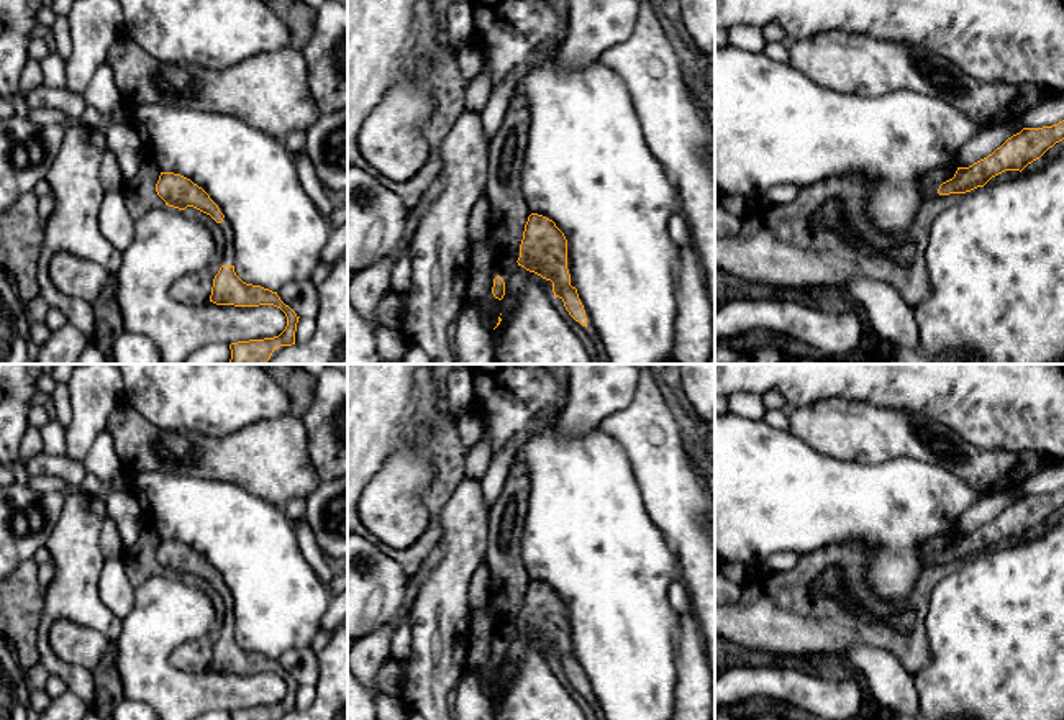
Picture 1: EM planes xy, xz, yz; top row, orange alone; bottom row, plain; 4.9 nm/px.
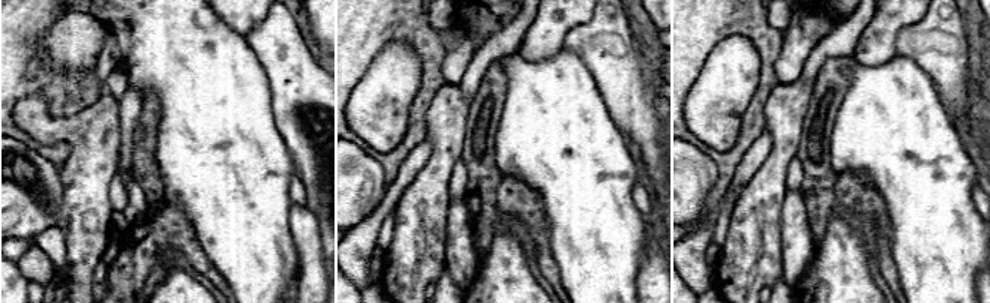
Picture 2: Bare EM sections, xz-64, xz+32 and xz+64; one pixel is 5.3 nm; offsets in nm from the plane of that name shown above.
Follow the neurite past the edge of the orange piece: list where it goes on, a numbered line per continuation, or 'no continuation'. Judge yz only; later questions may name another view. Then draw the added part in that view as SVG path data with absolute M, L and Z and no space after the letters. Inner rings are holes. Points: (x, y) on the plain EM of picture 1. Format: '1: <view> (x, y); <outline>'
no continuation

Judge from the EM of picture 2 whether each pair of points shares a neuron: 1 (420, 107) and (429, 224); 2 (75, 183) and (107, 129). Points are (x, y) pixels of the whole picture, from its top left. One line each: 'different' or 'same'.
1: different
2: same

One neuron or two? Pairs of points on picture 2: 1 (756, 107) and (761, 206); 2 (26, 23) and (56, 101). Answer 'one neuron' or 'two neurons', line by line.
1: two neurons
2: one neuron

